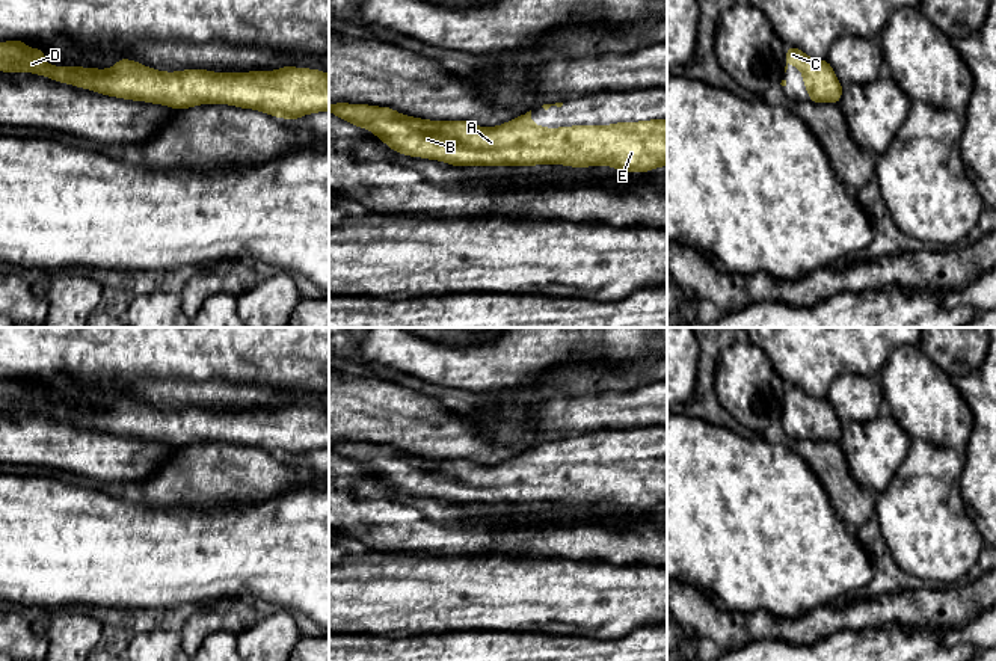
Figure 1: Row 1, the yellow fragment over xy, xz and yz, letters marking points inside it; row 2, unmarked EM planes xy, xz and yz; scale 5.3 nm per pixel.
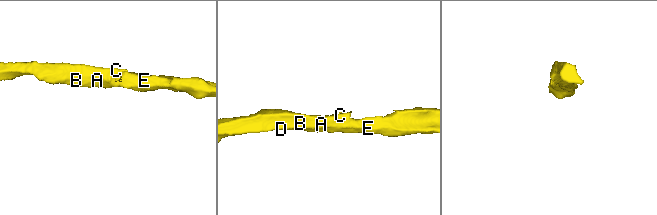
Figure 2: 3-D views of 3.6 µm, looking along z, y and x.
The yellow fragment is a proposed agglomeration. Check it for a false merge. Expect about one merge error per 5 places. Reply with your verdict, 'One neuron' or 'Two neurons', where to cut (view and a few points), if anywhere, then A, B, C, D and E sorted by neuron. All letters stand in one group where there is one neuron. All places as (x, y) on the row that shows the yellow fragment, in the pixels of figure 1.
One neuron. No split. Groups: A B C D E

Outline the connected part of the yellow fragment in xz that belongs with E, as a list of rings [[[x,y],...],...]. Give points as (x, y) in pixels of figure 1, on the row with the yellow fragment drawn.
[[[329,104],[329,110],[353,125],[371,130],[397,152],[442,160],[454,166],[564,166],[608,164],[625,172],[646,172],[667,166],[667,119],[543,128],[531,122],[531,110],[498,127],[483,128],[466,121],[426,121],[400,115],[389,107]]]

